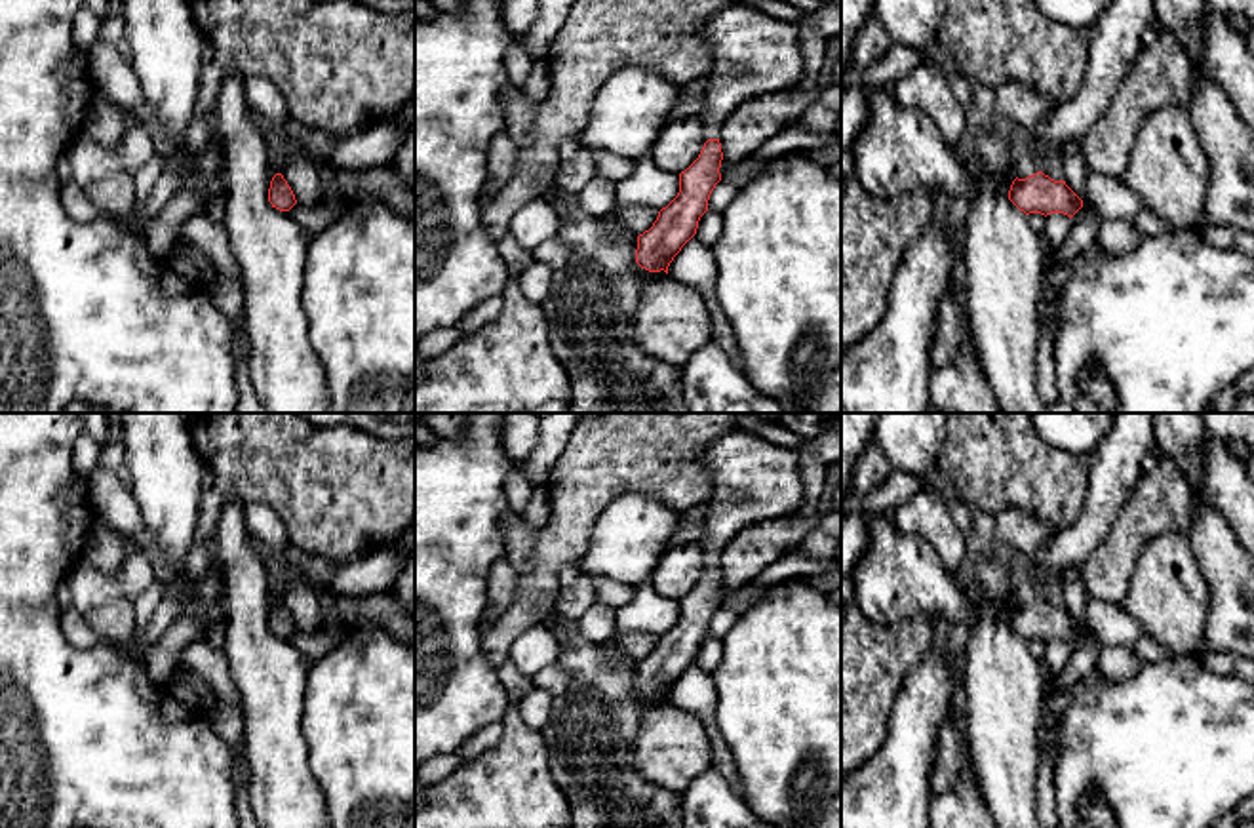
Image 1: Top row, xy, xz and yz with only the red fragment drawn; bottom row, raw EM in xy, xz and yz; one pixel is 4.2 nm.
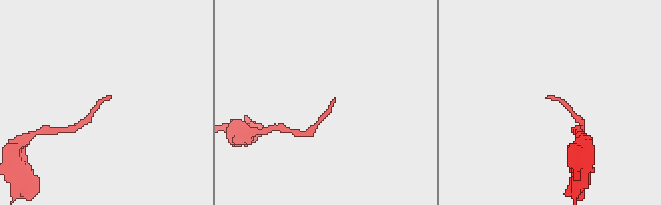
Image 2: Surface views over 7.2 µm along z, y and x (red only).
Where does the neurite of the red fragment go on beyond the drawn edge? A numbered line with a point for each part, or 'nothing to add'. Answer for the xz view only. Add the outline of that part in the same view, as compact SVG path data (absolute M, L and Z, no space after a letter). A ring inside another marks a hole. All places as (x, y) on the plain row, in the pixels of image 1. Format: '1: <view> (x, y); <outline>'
1: xz (756, 480); M748 430L715 438L704 451L714 476L704 535L696 541L708 565L717 565L727 542L746 525L790 518L803 504L801 453Z

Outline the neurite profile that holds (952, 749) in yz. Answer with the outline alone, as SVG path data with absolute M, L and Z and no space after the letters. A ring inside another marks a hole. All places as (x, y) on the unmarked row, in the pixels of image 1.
M944 725L938 733L934 767L931 775L931 788L934 794L944 794L953 786L965 759L970 759L967 727L953 729L951 725Z

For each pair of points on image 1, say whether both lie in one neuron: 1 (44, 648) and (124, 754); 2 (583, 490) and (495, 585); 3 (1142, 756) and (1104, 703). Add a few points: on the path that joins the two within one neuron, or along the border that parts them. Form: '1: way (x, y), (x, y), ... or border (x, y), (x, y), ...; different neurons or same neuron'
1: way (44, 674), (97, 728); same neuron
2: border (516, 571), (514, 598), (501, 613); different neurons
3: way (1129, 743), (1104, 716); same neuron

